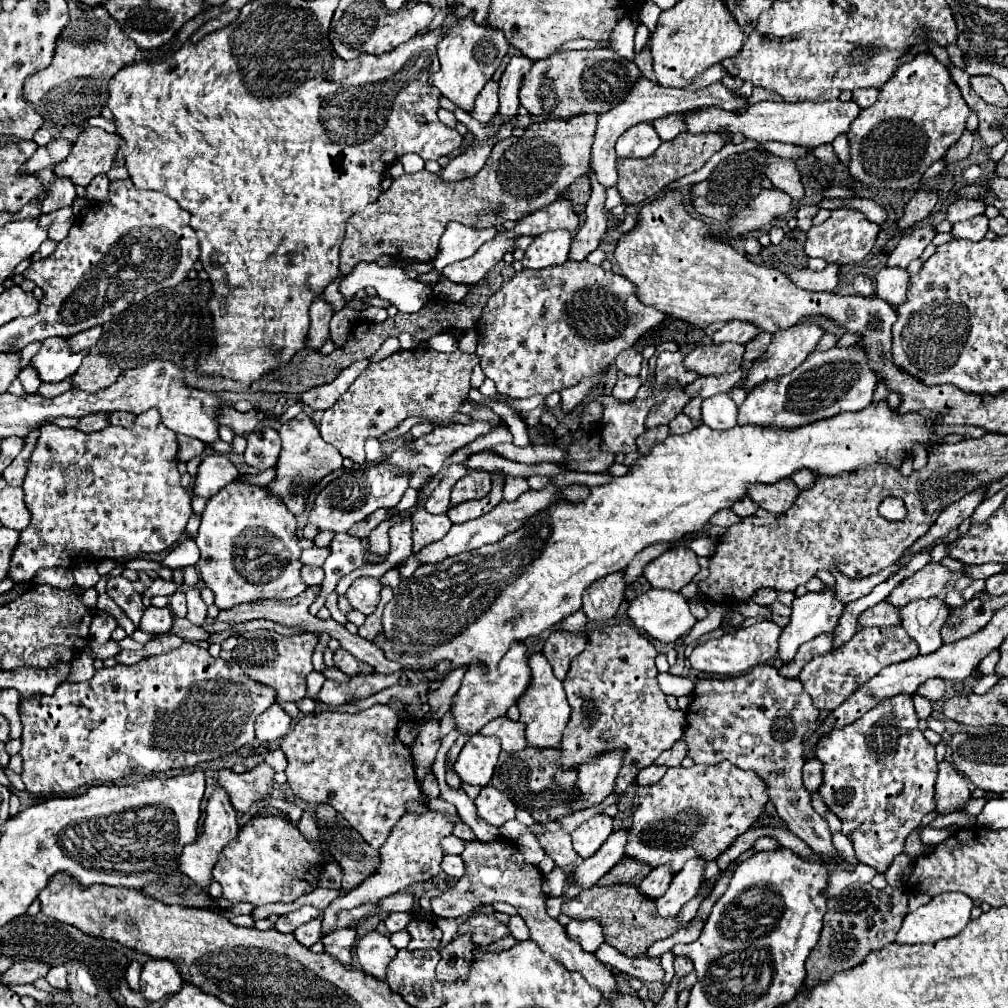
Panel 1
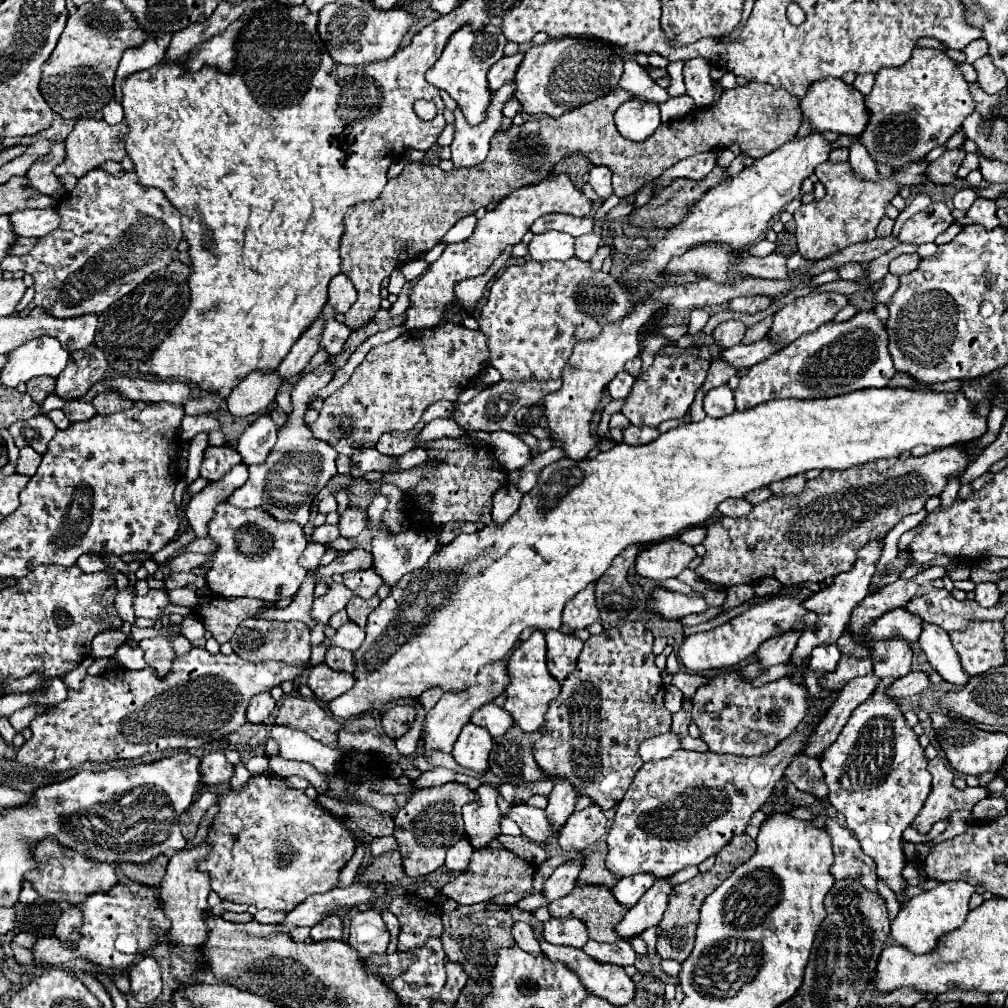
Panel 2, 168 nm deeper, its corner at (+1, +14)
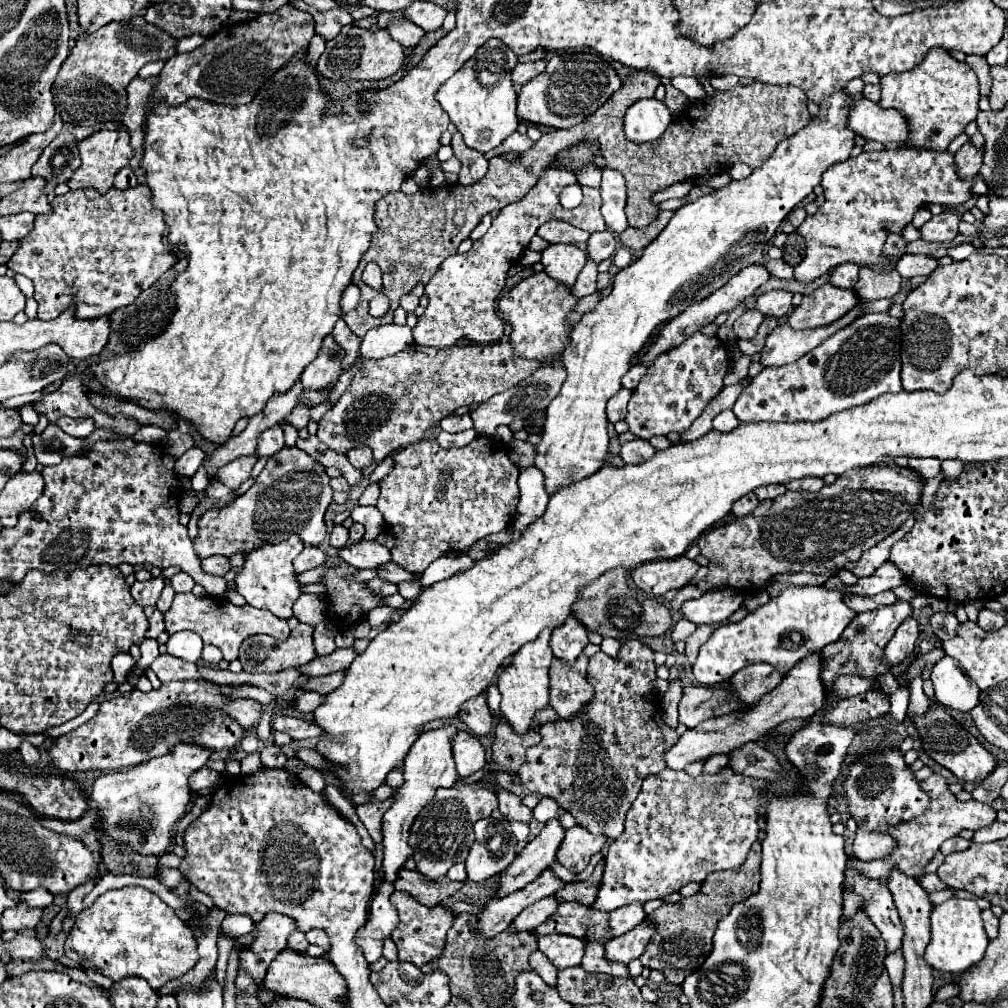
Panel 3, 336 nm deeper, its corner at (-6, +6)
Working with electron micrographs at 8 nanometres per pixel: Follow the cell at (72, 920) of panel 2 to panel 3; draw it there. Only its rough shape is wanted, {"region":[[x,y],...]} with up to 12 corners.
{"region":[[87,882],[69,892],[69,916],[77,916],[95,882]]}

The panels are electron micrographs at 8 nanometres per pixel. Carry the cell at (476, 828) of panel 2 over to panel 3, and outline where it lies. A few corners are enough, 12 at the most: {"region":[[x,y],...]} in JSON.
{"region":[[507,820],[475,824],[467,880],[485,882],[517,856]]}

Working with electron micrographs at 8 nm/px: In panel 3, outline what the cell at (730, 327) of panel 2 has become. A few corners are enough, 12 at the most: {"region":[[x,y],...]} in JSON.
{"region":[[755,308],[735,320],[737,338],[755,336],[763,314]]}

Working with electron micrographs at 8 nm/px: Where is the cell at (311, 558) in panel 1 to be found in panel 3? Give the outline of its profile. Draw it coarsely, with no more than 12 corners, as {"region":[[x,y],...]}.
{"region":[[335,526],[329,544],[335,548],[347,546],[347,528]]}

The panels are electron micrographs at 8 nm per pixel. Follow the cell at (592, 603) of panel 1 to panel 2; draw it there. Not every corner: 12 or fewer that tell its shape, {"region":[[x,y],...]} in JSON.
{"region":[[596,582],[564,606],[562,632],[600,620]]}

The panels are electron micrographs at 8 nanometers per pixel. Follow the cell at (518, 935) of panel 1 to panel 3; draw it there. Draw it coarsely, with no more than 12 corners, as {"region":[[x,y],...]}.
{"region":[[531,954],[531,968],[555,986],[557,970],[543,958],[543,954]]}

